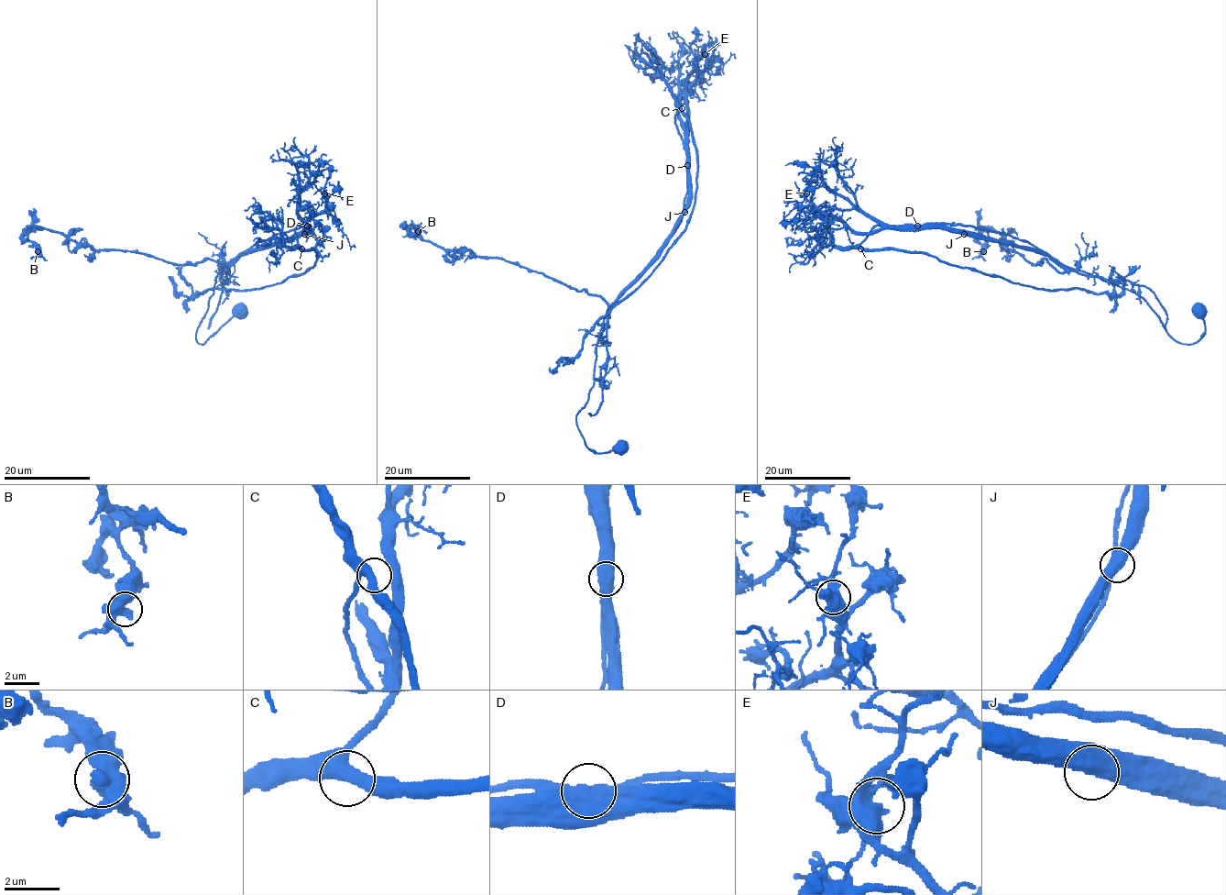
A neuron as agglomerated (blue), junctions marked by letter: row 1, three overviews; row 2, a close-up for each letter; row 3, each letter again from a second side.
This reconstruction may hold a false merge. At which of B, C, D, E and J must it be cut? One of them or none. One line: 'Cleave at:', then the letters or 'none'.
Cleave at: D

